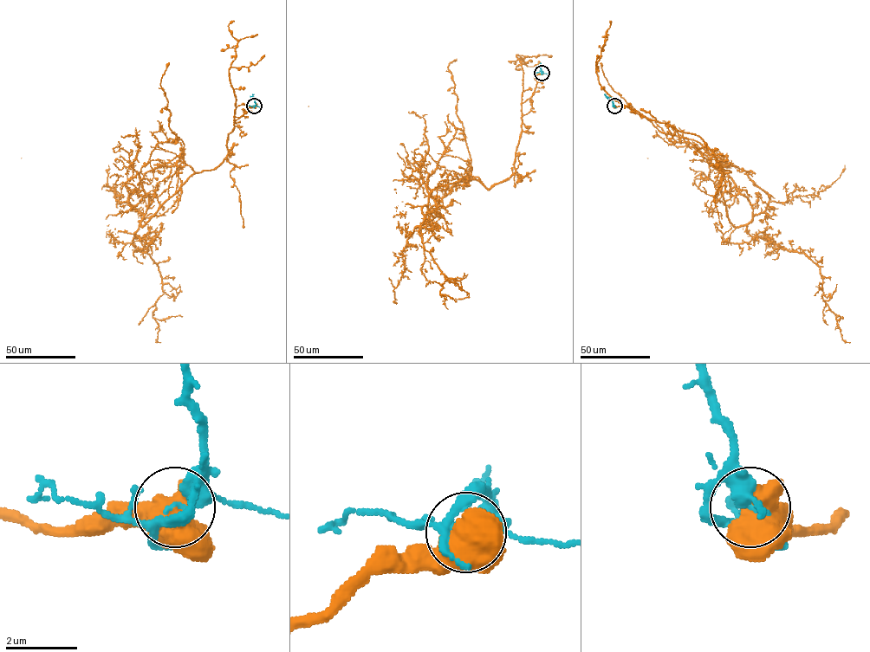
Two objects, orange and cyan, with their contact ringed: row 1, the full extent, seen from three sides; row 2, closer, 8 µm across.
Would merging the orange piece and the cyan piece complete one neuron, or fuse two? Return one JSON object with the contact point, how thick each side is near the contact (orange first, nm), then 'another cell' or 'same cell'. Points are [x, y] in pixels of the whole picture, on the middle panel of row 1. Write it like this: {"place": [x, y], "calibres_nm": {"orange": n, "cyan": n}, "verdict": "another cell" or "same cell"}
{"place": [542, 73], "calibres_nm": {"orange": 950, "cyan": 140}, "verdict": "another cell"}

